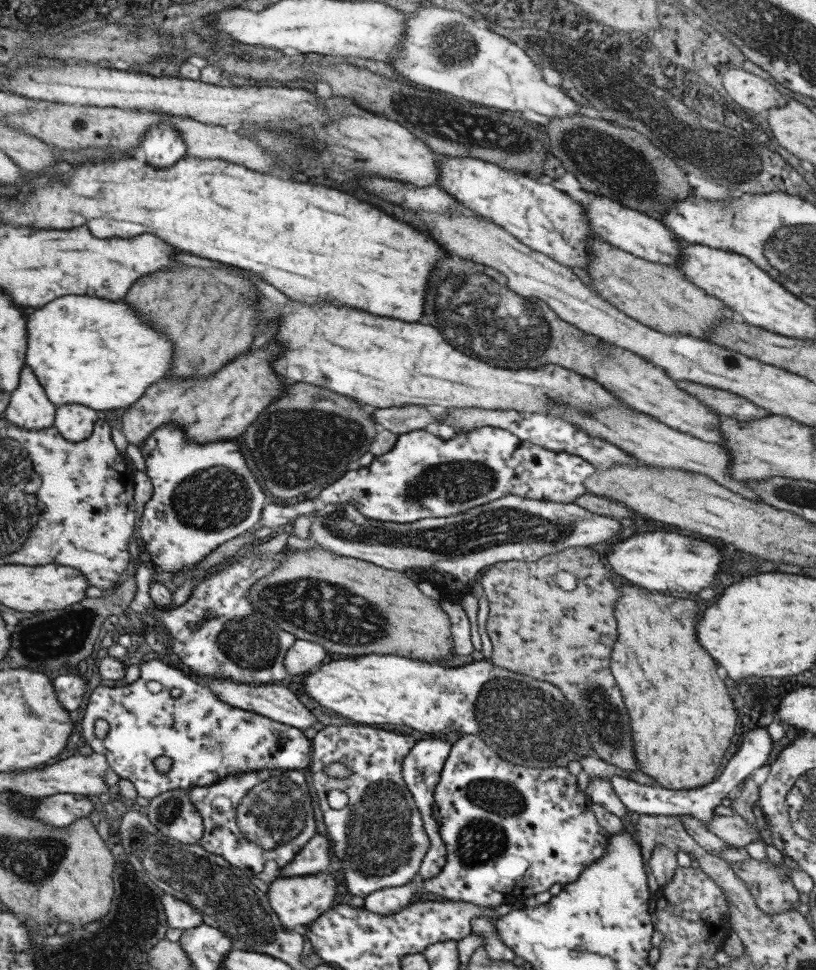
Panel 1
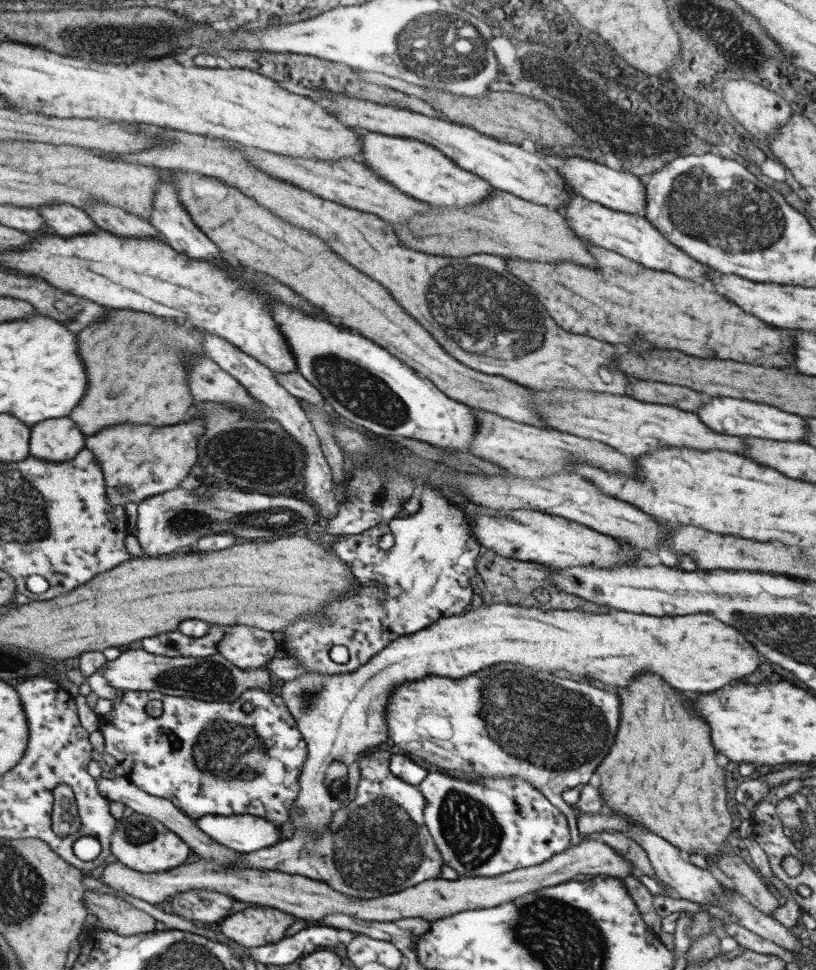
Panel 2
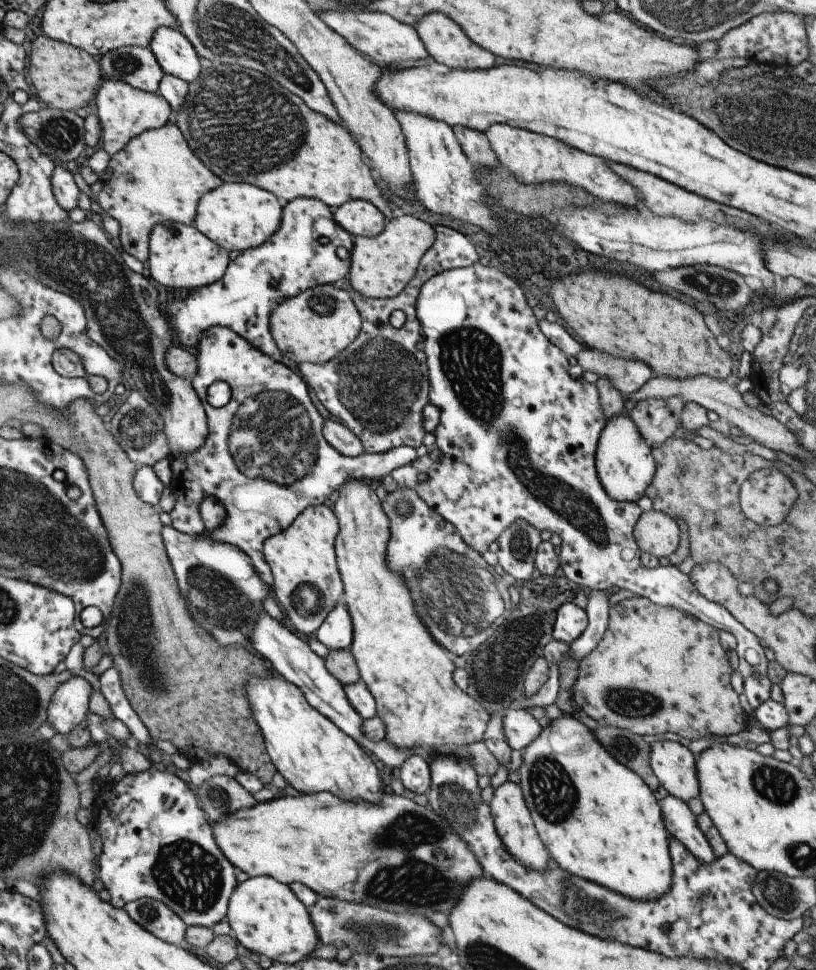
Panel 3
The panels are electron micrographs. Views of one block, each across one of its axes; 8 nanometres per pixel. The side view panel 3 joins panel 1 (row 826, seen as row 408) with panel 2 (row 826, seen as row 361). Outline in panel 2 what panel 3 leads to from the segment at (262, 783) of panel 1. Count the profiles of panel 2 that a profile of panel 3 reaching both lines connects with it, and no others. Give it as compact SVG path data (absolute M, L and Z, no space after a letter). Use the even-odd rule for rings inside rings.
M252 814L206 815L195 820L204 834L236 851L260 851L281 840L281 826Z

